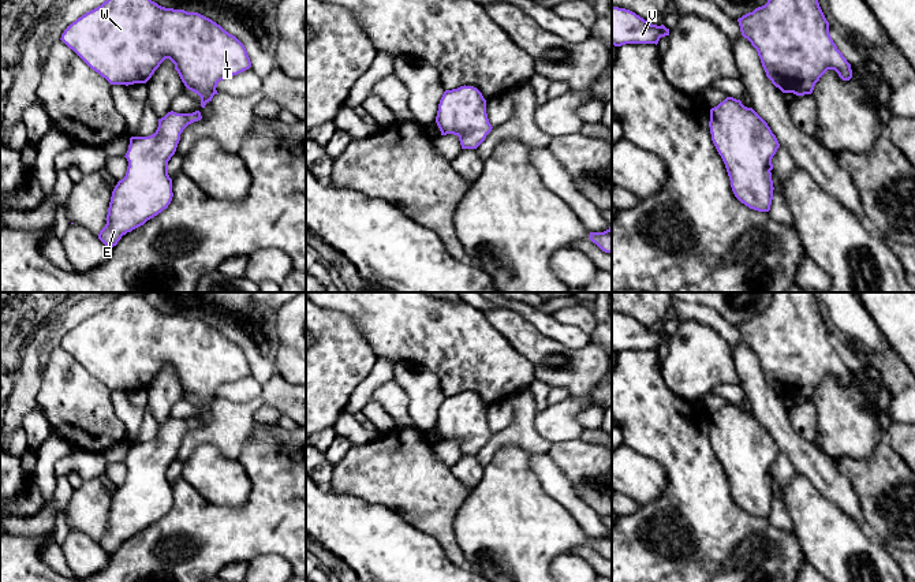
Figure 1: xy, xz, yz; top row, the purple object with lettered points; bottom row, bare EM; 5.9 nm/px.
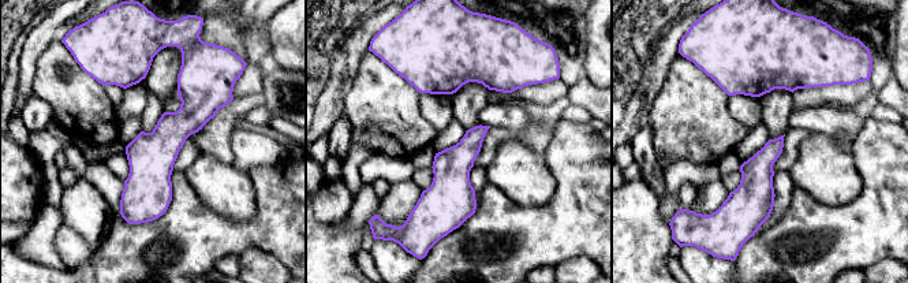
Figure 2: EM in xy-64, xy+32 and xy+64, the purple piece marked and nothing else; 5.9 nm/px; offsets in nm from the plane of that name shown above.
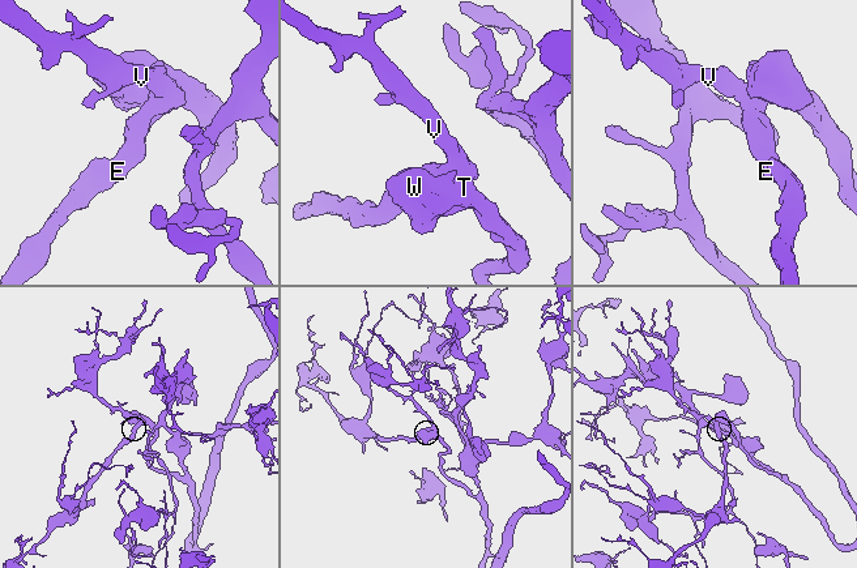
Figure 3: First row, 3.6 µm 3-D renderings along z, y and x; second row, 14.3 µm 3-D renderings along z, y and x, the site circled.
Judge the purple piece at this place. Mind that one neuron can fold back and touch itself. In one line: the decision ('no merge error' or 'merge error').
no merge error

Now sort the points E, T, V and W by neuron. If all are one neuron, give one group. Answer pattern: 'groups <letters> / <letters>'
groups E T V W

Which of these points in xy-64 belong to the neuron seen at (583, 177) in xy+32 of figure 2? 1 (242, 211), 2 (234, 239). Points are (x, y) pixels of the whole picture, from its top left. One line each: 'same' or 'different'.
1: different
2: same

